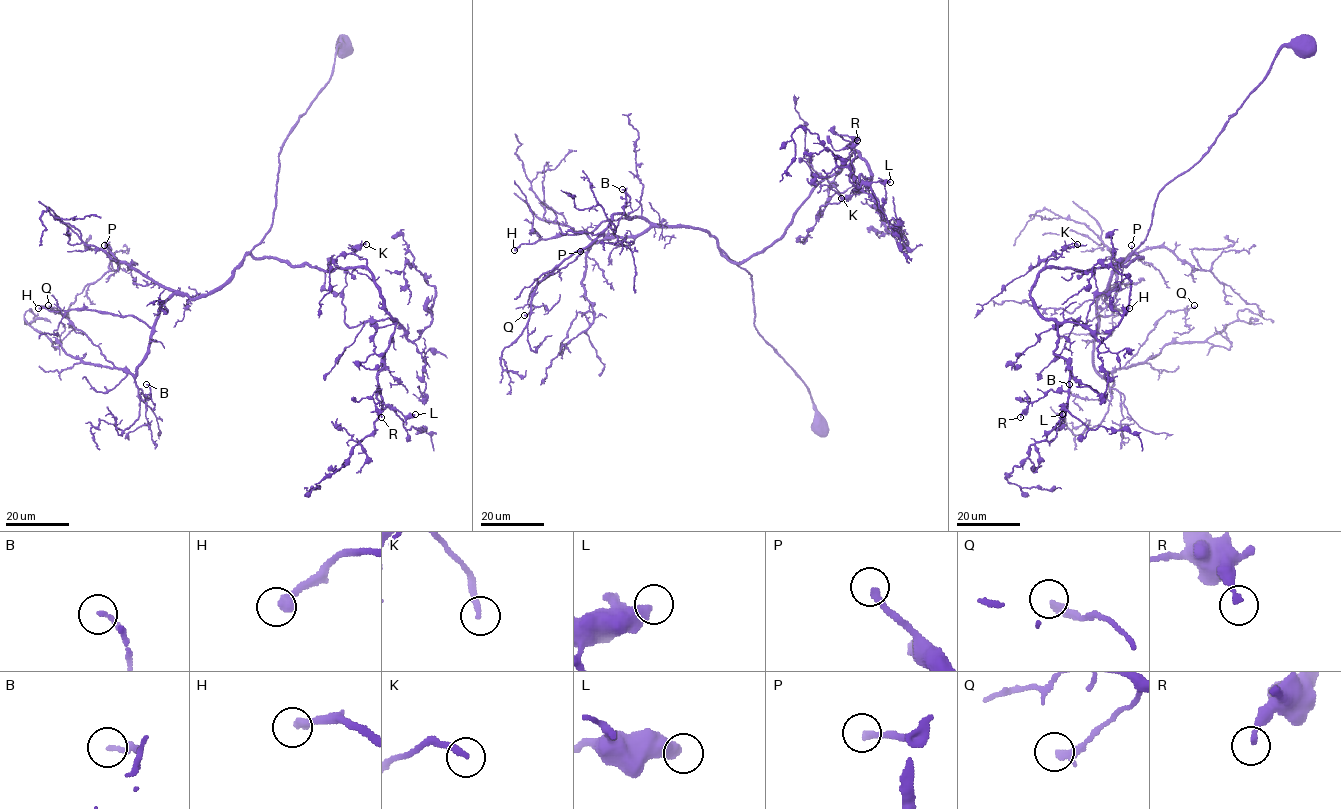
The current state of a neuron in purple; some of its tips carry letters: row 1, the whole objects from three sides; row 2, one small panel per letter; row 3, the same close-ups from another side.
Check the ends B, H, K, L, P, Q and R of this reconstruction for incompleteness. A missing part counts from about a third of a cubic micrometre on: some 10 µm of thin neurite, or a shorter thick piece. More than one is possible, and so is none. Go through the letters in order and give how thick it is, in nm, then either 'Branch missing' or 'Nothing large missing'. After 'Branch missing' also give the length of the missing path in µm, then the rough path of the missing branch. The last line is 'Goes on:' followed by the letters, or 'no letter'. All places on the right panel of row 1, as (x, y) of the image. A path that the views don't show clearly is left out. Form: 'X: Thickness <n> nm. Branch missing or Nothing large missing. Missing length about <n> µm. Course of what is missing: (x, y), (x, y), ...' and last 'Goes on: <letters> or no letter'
B: Thickness 180 nm. Nothing large missing
H: Thickness 360 nm. Branch missing. Missing length about 25 µm
K: Thickness 240 nm. Branch missing. Missing length about 10 µm
L: Thickness 480 nm. Nothing large missing
P: Thickness 280 nm. Branch missing. Missing length about 20 µm. Course of what is missing: (1131, 245), (1131, 231), (1118, 219), (1109, 203)
Q: Thickness 320 nm. Nothing large missing
R: Thickness 220 nm. Nothing large missing
Goes on: H, K, P

